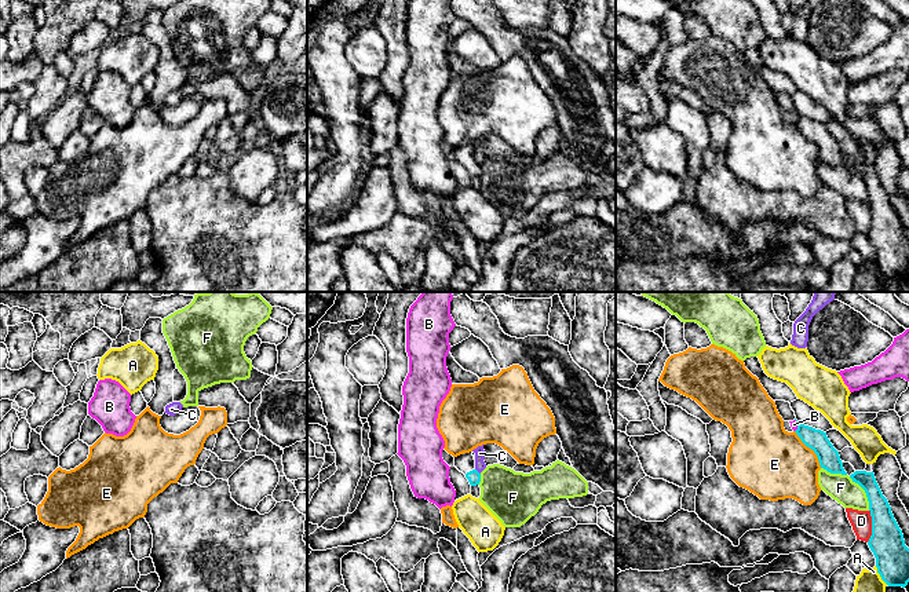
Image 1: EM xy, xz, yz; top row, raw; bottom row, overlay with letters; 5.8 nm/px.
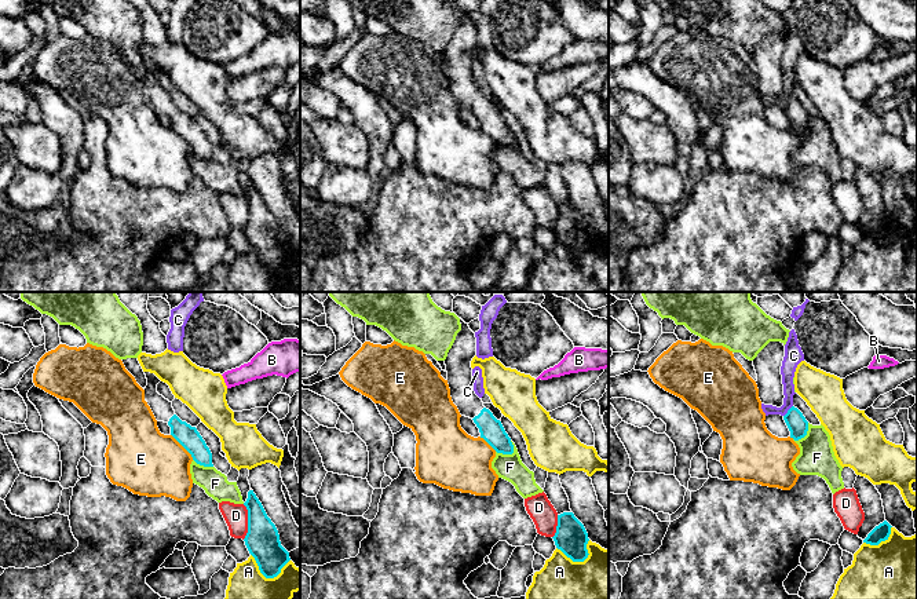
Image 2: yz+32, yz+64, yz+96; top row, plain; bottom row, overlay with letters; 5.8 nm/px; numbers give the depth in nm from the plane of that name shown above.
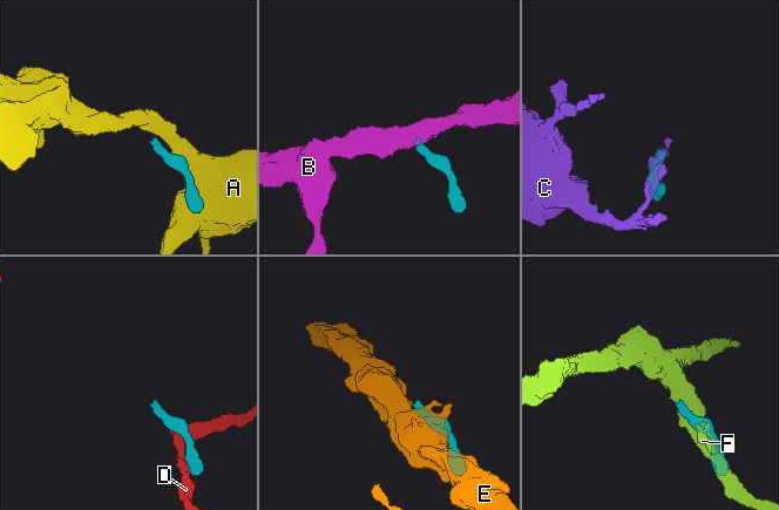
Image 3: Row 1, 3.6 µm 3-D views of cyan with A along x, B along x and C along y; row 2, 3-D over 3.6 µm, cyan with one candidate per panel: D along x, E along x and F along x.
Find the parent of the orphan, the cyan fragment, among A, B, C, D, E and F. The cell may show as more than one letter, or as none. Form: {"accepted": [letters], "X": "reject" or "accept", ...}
{"accepted": [], "A": "reject", "B": "reject", "C": "reject", "D": "reject", "E": "reject", "F": "reject"}

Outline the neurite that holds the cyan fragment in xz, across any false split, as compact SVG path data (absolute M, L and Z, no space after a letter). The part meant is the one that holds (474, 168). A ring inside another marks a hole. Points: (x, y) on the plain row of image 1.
M472 143L454 149L454 158L466 167L471 178L479 176L481 165L475 161Z

